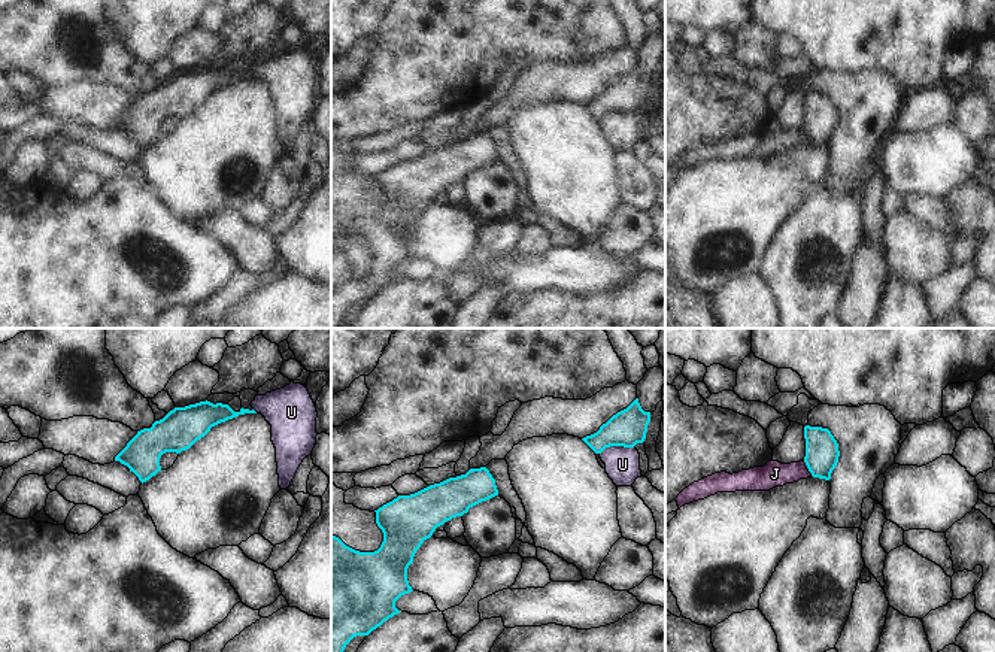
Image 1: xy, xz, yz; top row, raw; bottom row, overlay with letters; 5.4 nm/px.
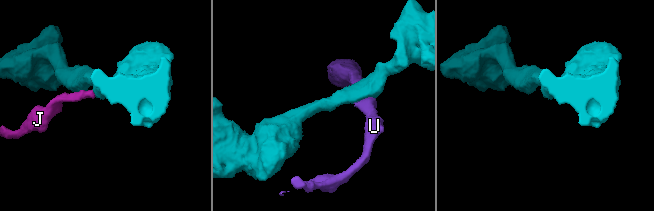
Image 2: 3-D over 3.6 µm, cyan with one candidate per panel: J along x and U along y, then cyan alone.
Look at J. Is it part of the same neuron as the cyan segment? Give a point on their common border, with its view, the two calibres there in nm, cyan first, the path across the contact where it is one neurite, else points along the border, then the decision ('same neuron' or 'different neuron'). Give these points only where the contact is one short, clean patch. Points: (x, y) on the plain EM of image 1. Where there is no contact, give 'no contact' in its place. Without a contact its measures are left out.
yz (807, 133) | 180/140 nm | along yz (803, 127), (813, 142) | different neuron

